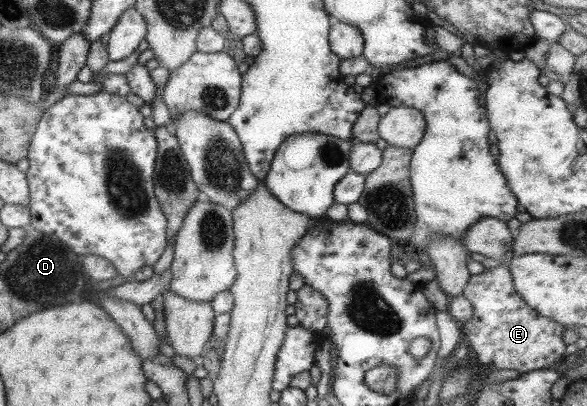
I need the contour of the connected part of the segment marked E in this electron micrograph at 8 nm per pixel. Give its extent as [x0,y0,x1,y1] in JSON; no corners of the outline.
[462,267,567,374]

